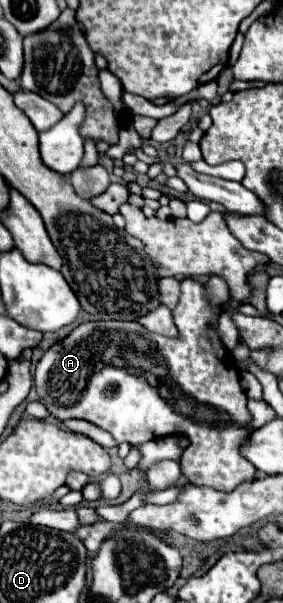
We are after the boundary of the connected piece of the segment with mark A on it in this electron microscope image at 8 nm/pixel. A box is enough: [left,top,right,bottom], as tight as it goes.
[33,277,257,493]

